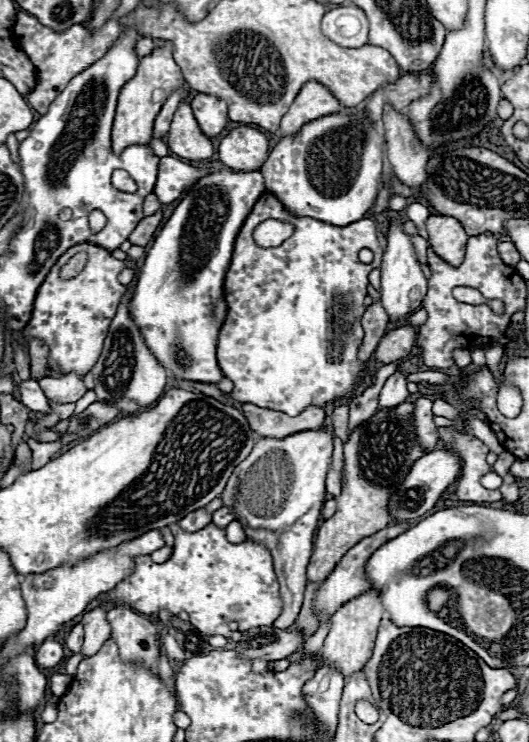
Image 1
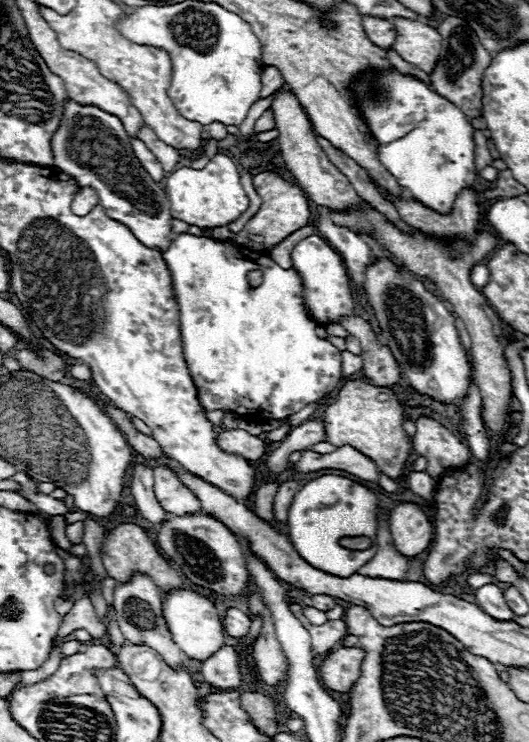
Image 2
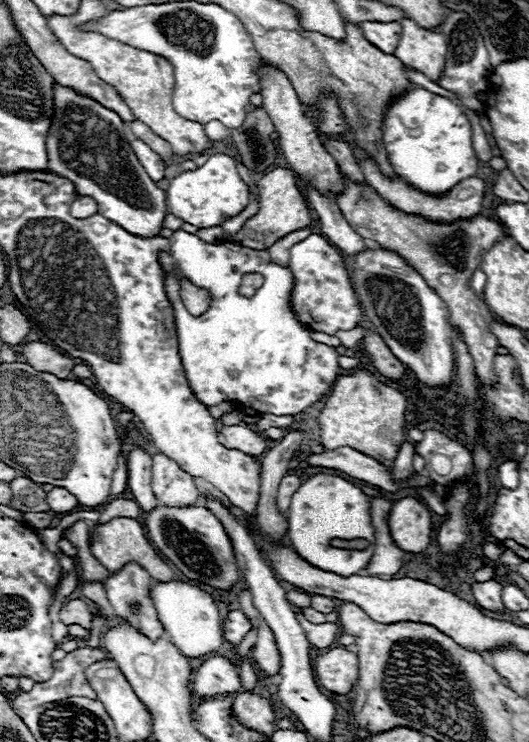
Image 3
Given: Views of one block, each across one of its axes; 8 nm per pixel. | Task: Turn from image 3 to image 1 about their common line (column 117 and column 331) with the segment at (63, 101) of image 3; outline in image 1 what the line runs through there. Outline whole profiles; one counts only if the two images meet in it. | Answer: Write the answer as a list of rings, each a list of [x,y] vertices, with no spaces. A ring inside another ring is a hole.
[[[364,102],[354,108],[342,108],[336,114],[316,118],[304,124],[296,134],[284,136],[270,152],[266,164],[260,168],[266,180],[266,190],[274,192],[278,200],[296,216],[310,216],[334,226],[346,226],[364,218],[374,206],[378,188],[382,184],[382,160],[384,160],[384,130],[382,122],[368,122]]]

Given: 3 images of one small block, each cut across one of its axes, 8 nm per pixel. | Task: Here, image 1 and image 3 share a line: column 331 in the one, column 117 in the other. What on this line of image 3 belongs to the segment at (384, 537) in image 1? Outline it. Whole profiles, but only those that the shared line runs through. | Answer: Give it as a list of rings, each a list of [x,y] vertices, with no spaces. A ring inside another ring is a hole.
[[[128,564],[124,566],[118,574],[112,574],[108,578],[108,582],[104,584],[106,588],[106,596],[110,600],[110,604],[114,606],[114,612],[126,620],[132,628],[136,628],[138,632],[142,632],[144,636],[148,636],[152,642],[158,640],[158,638],[166,638],[166,630],[162,626],[162,622],[158,620],[158,612],[156,612],[156,606],[150,598],[150,588],[154,584],[154,578],[138,564]]]

